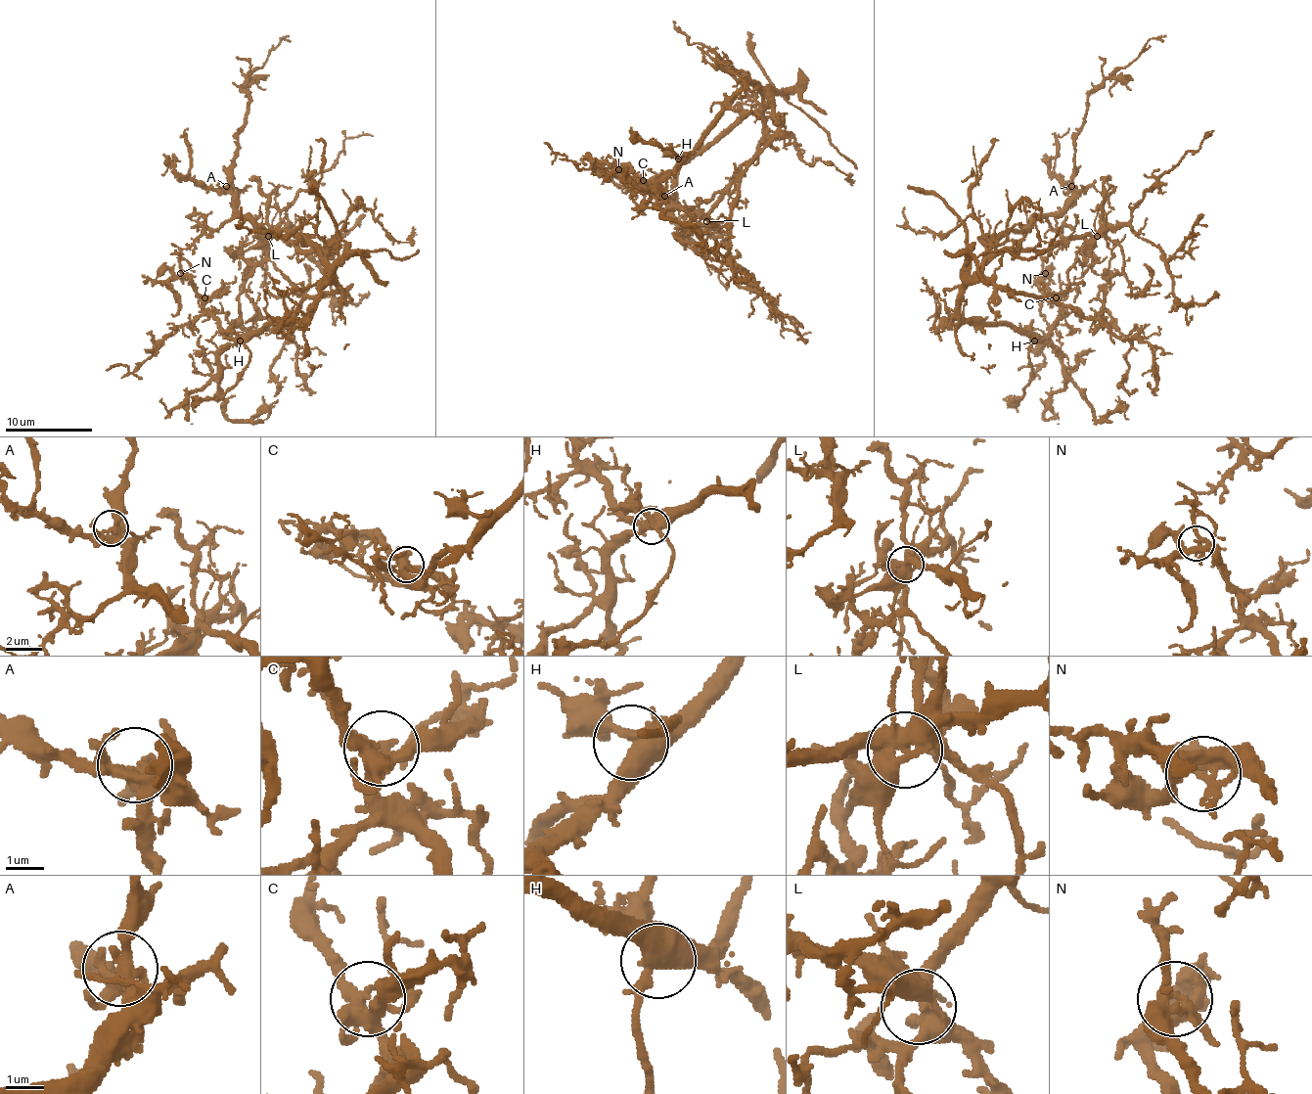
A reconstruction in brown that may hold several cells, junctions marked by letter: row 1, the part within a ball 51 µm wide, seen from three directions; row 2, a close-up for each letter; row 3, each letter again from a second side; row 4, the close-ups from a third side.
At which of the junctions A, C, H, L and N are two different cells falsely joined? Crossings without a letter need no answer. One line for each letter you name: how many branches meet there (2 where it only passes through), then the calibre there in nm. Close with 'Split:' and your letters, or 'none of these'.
Split: none of these

